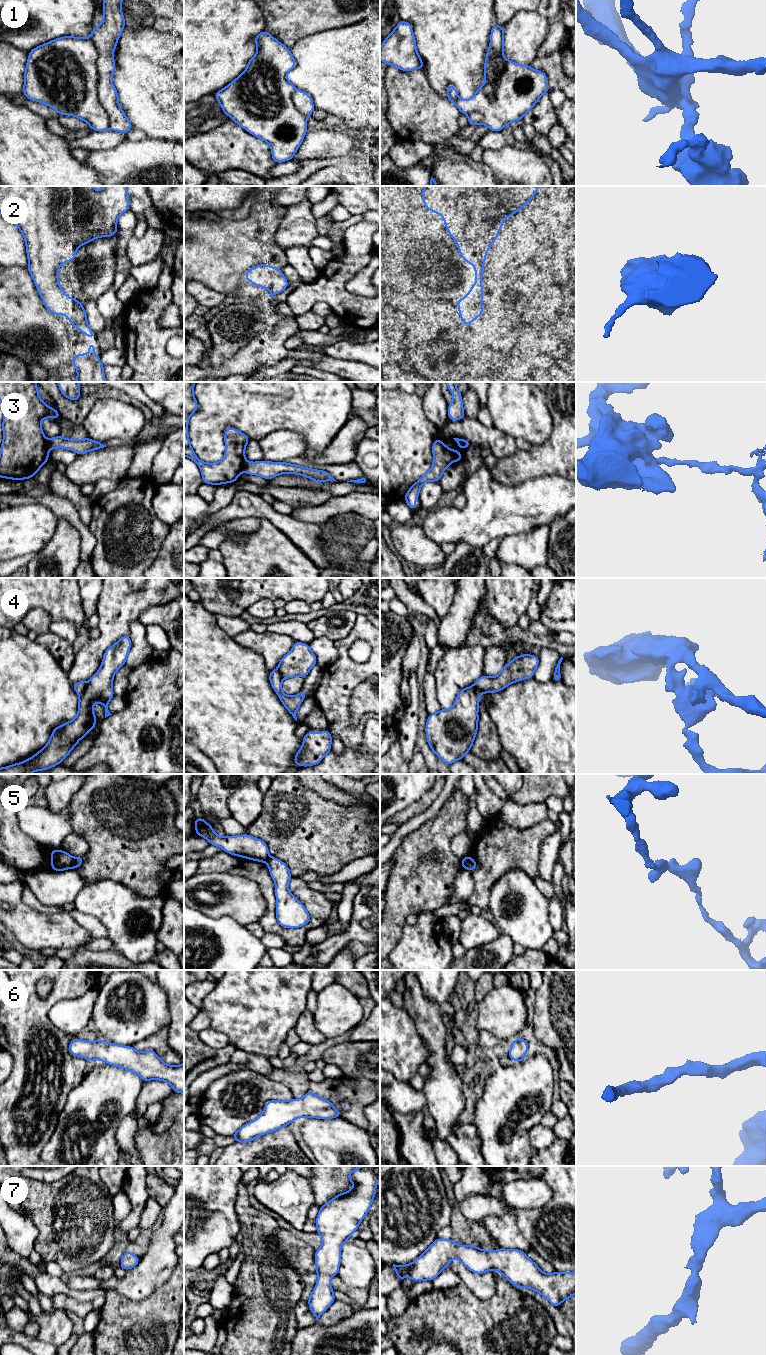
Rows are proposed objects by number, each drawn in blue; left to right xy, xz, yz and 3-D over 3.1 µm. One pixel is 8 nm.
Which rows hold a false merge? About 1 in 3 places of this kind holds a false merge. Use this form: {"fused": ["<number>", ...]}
{"fused": ["1", "3", "4", "5"]}

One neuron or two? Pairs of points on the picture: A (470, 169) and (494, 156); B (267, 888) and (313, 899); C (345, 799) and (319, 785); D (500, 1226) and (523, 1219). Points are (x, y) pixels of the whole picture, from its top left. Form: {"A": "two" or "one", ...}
{"A": "two", "B": "one", "C": "one", "D": "two"}

